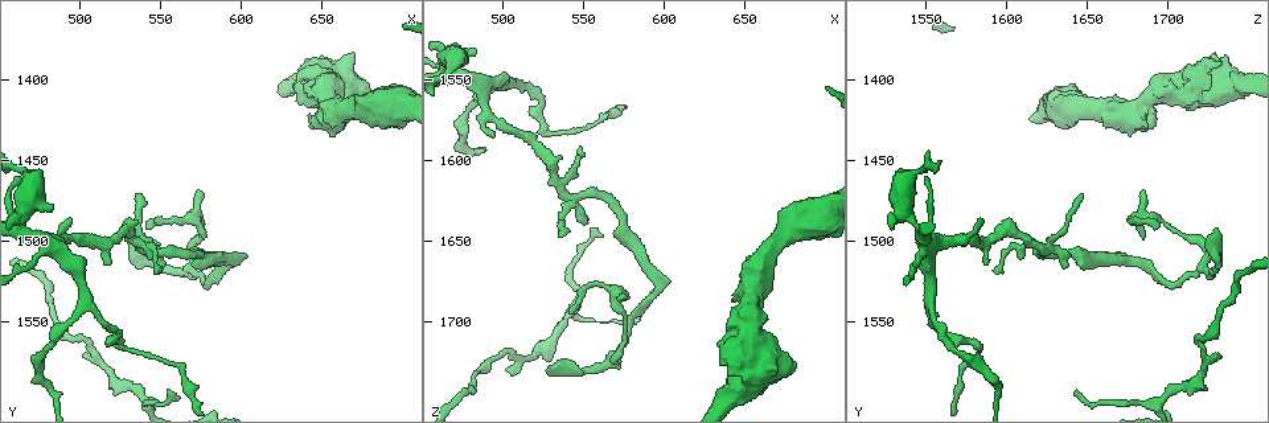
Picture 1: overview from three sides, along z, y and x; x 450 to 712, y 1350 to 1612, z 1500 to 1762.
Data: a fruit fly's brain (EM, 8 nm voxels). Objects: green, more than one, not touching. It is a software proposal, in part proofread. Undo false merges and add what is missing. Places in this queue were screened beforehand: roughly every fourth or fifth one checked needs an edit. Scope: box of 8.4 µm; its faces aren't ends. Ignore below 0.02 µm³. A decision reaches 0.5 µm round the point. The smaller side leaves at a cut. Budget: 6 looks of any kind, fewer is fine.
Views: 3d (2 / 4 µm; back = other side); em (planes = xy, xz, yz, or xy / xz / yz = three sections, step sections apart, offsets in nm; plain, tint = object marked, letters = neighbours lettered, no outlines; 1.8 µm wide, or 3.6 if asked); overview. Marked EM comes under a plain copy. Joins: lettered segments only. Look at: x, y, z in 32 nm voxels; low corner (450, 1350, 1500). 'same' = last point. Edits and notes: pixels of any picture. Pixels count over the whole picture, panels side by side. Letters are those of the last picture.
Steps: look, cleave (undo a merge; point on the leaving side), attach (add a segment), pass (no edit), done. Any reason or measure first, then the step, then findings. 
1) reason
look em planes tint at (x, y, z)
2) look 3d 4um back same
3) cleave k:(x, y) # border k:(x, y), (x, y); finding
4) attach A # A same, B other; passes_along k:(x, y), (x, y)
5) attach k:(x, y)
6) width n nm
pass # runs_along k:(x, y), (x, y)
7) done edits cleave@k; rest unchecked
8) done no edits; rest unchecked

abrupt turn
look 3d 2um at (538, 1504, 1620)

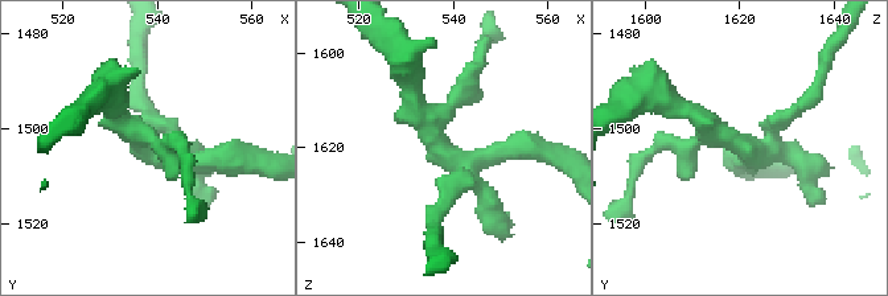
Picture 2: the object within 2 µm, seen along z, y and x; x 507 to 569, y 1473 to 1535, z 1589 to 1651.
shape alone is not enough
look em 3.6um planes letters at (538, 1503, 1621)

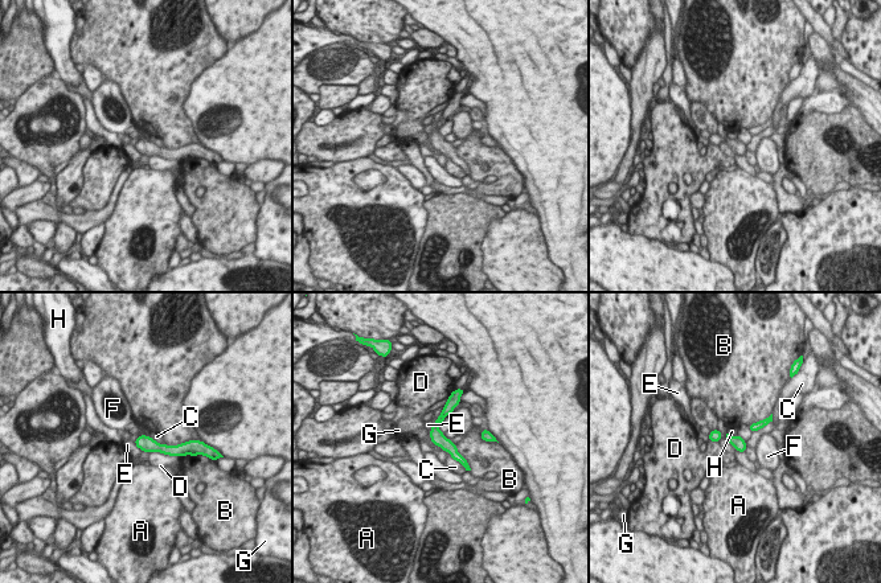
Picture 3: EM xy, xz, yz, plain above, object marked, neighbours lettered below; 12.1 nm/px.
pass # A other, B other, C other, D other, E other, F other, G other, H other; border 3:(728, 432), (737, 435); all the same neuron

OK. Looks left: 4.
thin end
look 3d 4um at (500, 1570, 1730)

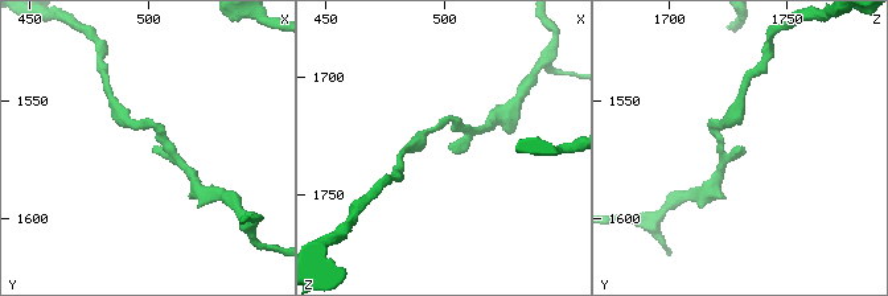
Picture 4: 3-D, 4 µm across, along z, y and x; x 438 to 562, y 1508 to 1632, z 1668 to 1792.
need the tissue
look em planes letters at (501, 1571, 1730)

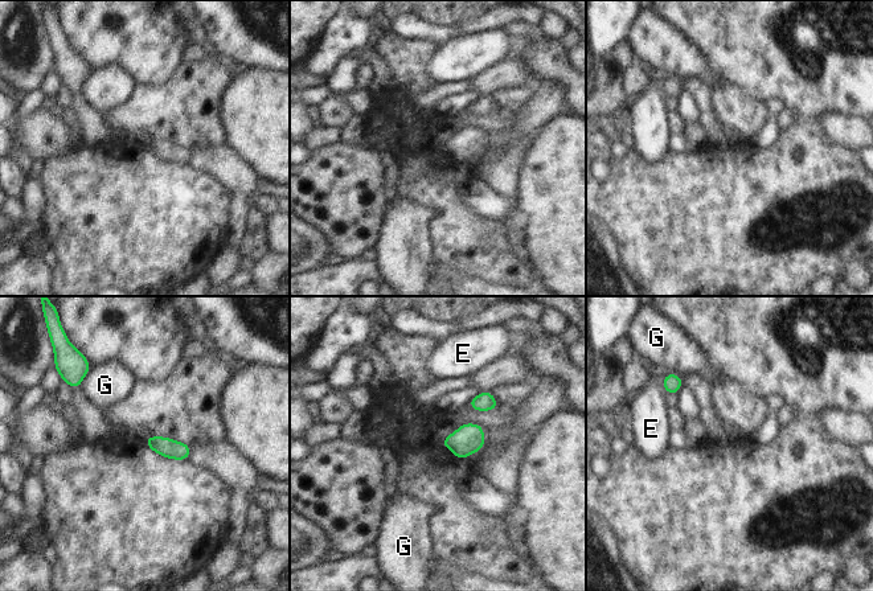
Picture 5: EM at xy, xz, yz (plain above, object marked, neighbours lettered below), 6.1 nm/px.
longest_contact G 130 nm
pass # E other, G other; border 5:(90, 369), (80, 386); no lettered segment goes on from it

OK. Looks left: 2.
a fork
look 3d 4um back at (570, 1514, 1720)

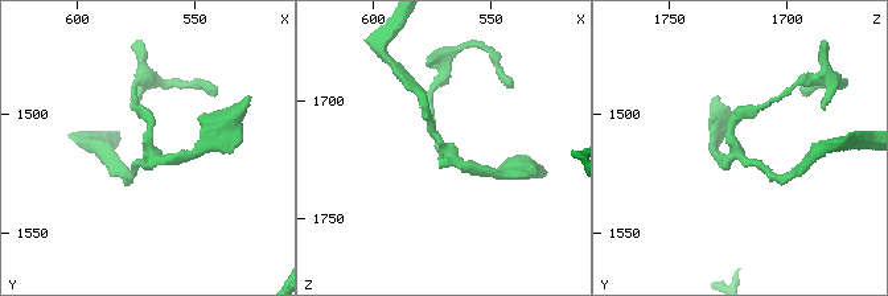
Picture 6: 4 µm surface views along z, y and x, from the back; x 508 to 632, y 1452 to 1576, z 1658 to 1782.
need the tissue
look em planes letters at (570, 1516, 1721)

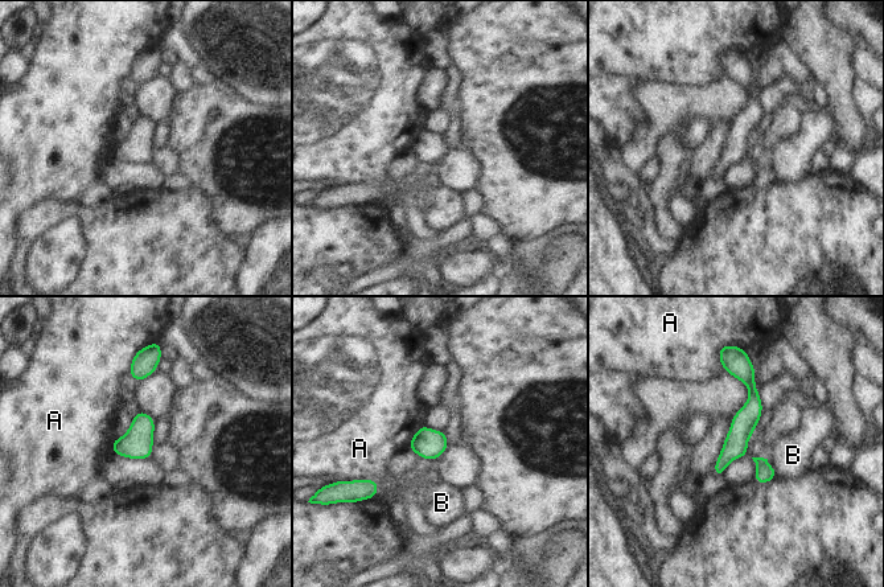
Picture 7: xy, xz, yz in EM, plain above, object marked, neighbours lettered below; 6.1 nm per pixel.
longest_contact A 170 nm
pass # A other, B other; border 7:(356, 479), (375, 479), (377, 495); continuous, no second neuron

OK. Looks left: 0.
done no edits; rest unchecked

